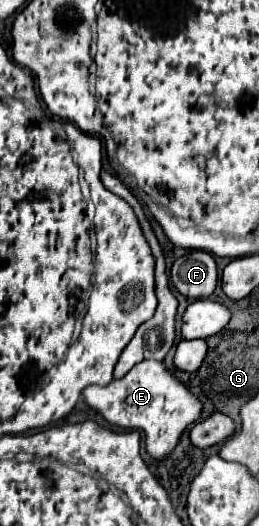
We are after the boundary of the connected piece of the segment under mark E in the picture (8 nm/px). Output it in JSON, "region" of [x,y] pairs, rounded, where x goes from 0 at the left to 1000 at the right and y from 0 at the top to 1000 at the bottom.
{"region":[[[544,686],[529,690],[483,721],[444,721],[405,736],[328,736],[313,747],[320,762],[390,793],[405,793],[429,808],[452,808],[467,816],[514,816],[560,823],[560,854],[568,861],[622,876],[668,861],[683,850],[707,819],[761,804],[784,781],[784,766],[745,743],[691,724],[629,686]]]}

